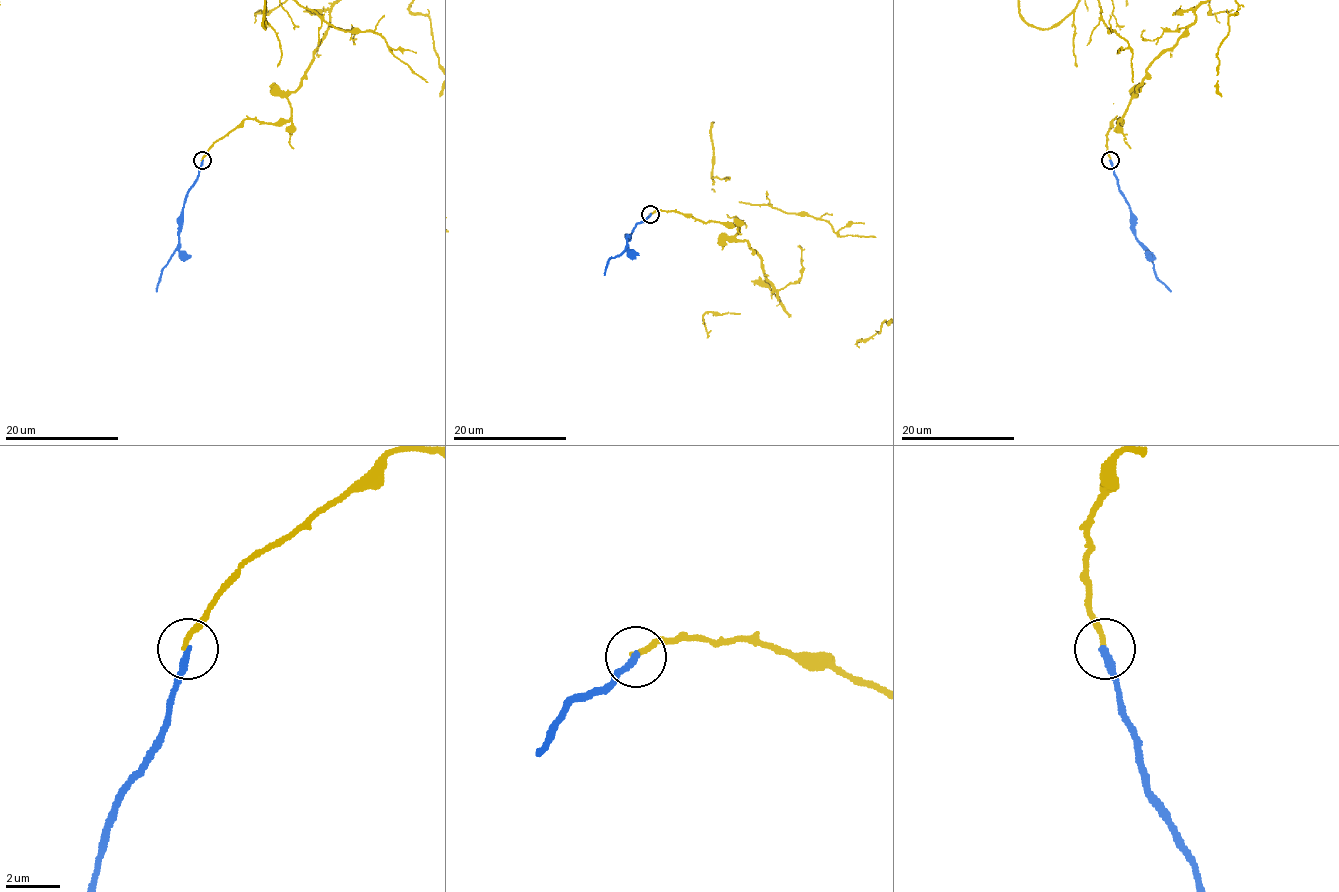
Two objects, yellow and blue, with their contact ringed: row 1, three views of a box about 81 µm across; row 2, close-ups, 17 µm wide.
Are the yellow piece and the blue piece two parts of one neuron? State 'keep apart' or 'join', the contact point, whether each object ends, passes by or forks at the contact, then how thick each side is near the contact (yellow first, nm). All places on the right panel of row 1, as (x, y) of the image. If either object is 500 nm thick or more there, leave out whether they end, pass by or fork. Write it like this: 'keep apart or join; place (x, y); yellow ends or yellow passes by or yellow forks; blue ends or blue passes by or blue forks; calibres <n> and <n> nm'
keep apart; place (1110, 160); yellow ends; blue ends; calibres 200 and 280 nm

